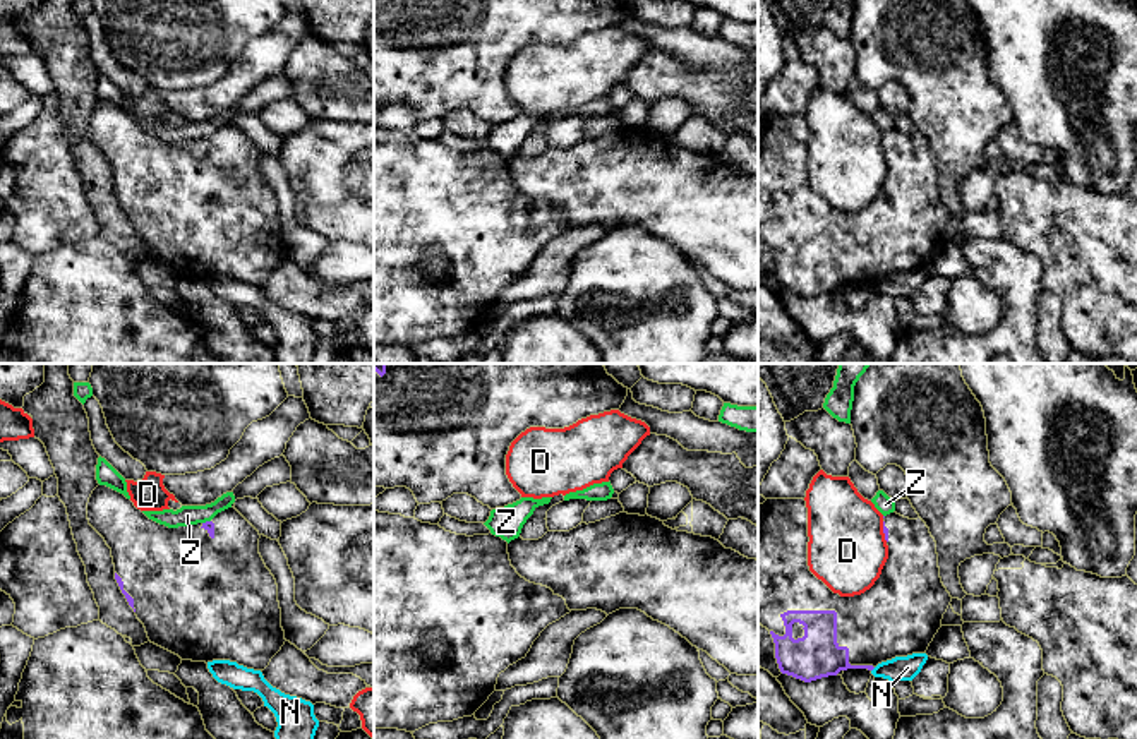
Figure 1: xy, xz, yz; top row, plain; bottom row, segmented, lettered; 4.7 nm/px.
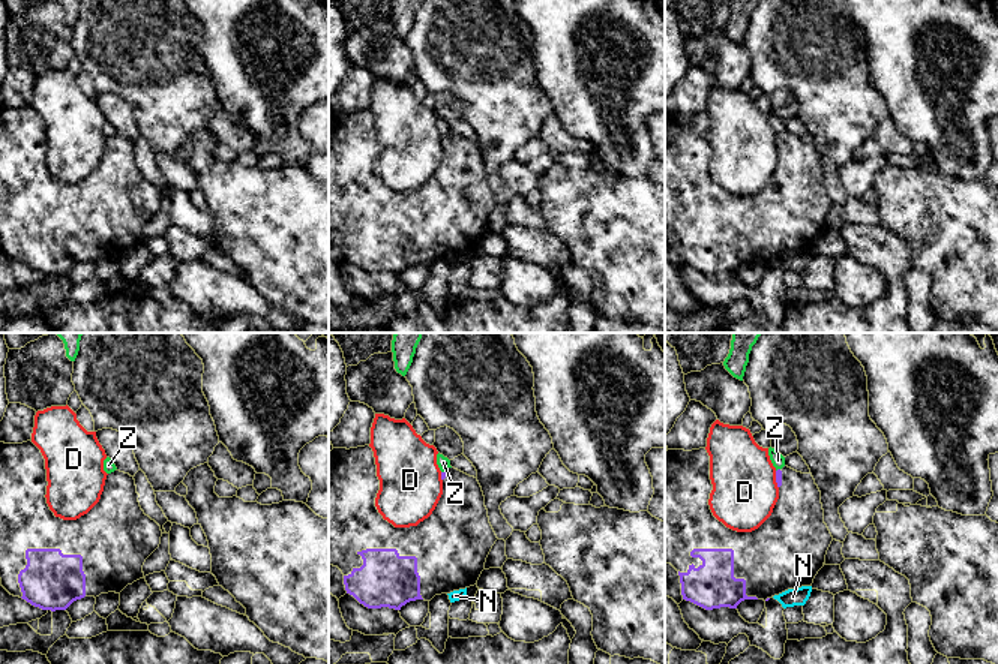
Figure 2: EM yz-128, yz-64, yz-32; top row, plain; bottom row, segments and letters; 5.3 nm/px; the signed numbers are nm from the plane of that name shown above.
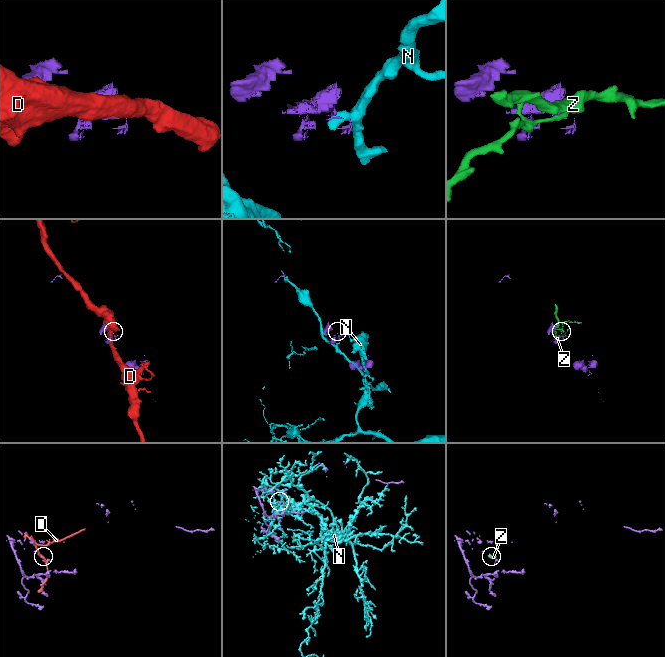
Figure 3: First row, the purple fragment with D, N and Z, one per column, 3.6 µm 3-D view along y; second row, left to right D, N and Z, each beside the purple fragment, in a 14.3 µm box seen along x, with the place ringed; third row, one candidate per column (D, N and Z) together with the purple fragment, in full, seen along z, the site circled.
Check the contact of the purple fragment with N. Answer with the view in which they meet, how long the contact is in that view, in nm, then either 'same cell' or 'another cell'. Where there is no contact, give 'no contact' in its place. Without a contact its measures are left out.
no contact; another cell

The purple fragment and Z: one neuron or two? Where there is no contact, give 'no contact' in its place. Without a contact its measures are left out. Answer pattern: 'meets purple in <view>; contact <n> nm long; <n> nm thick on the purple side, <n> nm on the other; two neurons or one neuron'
meets purple in xy; contact 40 nm long; 50 nm thick on the purple side, 100 nm on the other; two neurons

